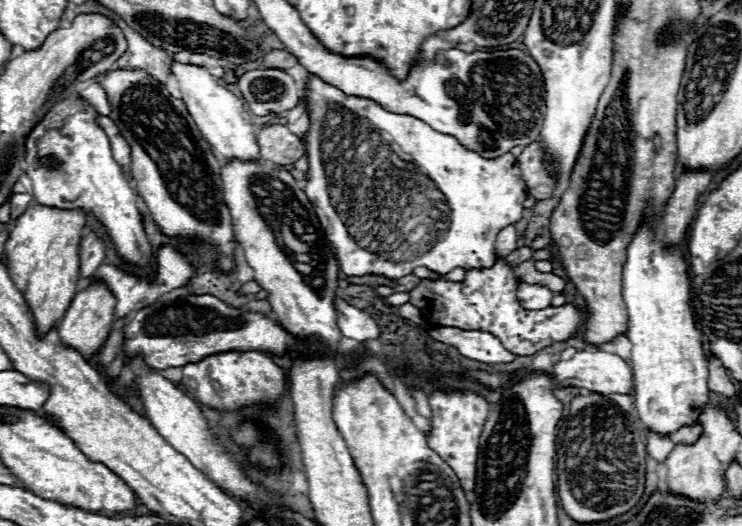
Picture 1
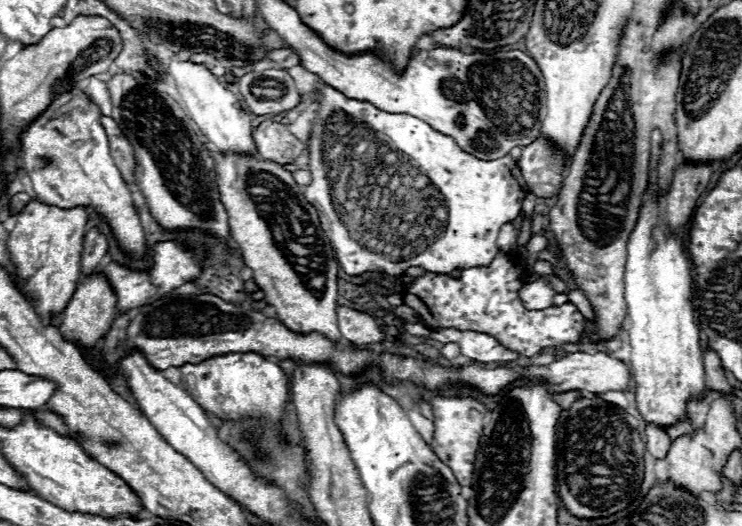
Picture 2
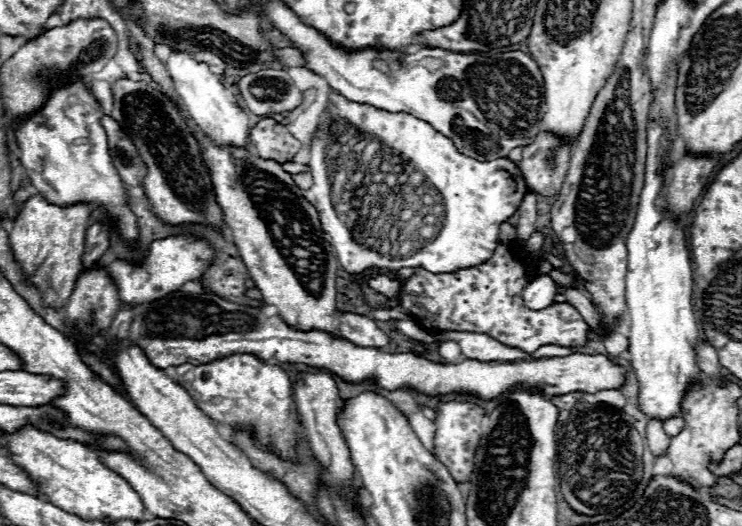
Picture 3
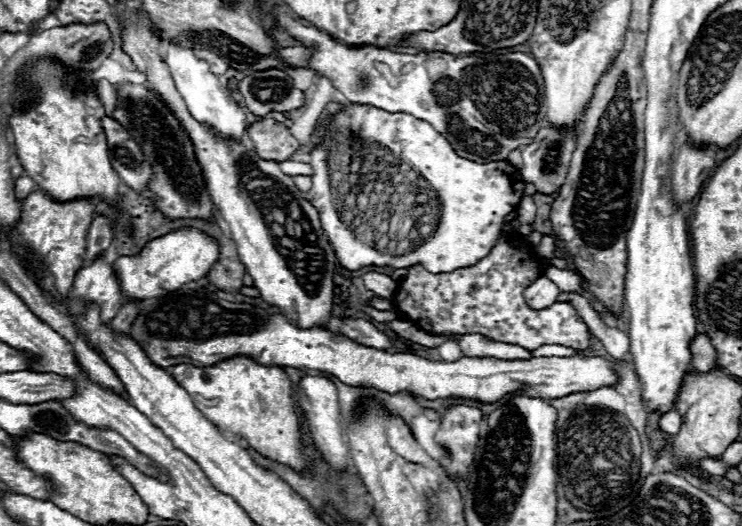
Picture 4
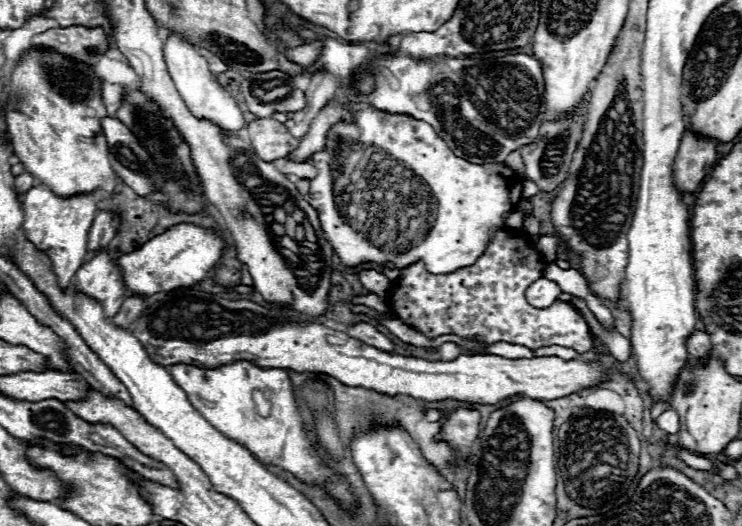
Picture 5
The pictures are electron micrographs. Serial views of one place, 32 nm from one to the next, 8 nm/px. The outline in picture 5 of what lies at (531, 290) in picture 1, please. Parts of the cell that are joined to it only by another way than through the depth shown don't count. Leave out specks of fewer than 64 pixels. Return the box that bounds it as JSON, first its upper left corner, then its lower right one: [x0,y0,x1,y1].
[526,276,562,308]

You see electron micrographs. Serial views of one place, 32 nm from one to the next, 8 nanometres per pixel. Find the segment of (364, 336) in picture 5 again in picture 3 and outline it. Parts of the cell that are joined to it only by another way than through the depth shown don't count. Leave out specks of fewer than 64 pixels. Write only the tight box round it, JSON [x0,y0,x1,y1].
[338,312,388,348]

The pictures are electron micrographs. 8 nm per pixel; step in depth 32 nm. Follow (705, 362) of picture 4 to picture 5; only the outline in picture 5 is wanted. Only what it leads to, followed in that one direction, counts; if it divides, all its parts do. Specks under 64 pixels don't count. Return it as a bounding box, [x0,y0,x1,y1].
[686,330,712,356]

